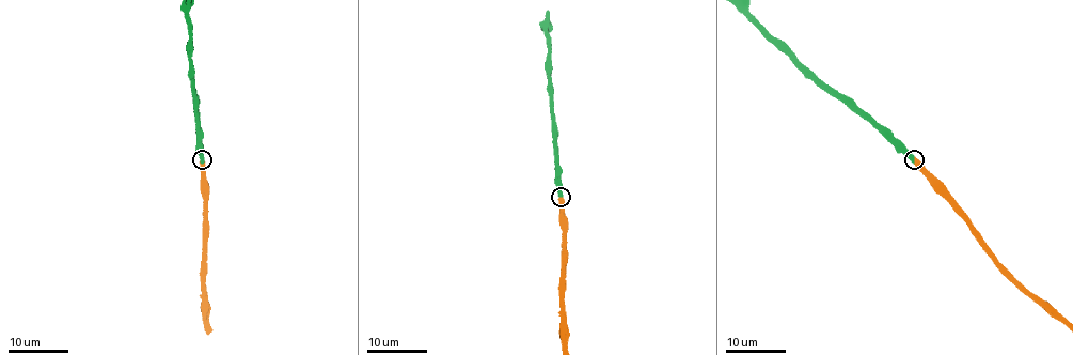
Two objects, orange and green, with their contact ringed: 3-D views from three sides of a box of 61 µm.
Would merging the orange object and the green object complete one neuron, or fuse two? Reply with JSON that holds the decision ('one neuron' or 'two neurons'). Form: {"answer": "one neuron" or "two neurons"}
{"answer": "one neuron"}

